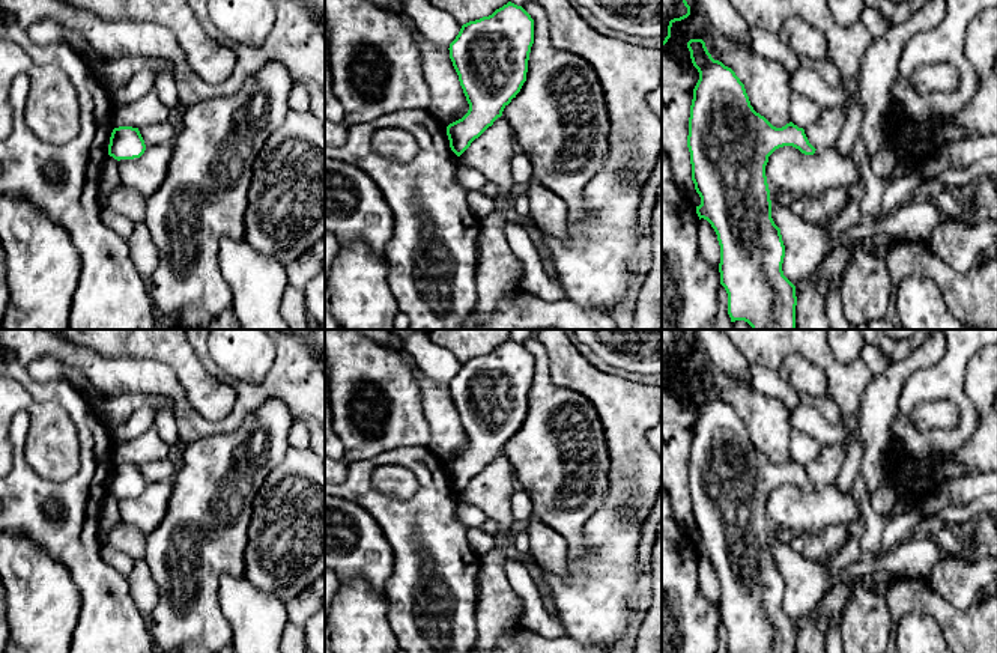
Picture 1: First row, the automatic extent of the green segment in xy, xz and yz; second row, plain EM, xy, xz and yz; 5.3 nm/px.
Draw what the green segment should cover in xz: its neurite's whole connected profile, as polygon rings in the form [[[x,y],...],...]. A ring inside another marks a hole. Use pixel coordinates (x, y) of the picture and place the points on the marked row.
[[[511,2],[489,17],[462,26],[448,48],[450,59],[469,104],[468,113],[447,126],[450,147],[457,156],[502,116],[504,108],[520,92],[526,81],[532,44],[534,20],[522,6]]]

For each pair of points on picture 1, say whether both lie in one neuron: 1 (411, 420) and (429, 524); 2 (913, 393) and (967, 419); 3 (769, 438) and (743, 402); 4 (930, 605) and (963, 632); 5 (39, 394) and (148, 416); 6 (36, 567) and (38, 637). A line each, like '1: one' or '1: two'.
1: two
2: one
3: one
4: one
5: two
6: one

